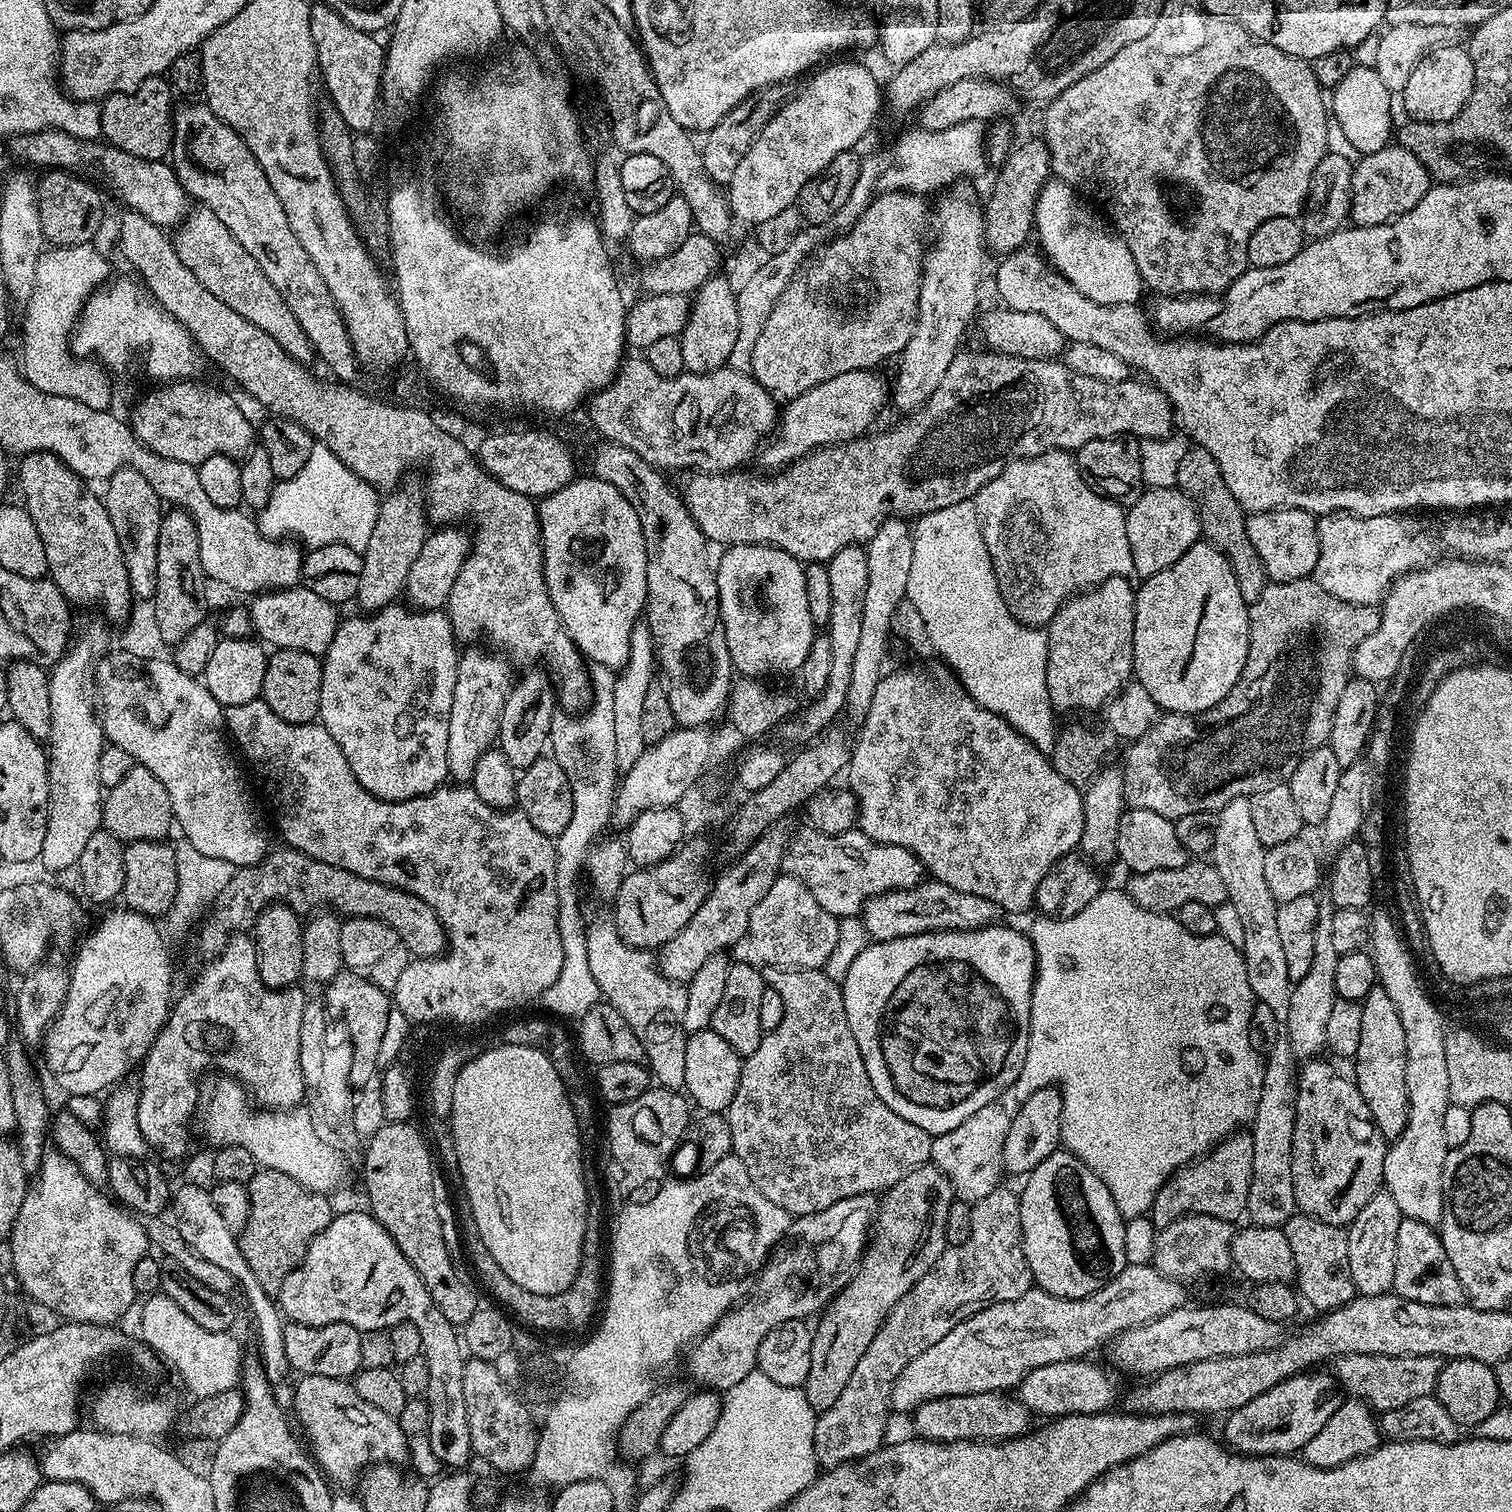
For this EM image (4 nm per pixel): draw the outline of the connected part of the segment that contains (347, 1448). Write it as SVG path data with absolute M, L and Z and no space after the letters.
M301 1375L295 1381L290 1408L291 1411L296 1411L296 1420L300 1423L301 1428L299 1428L299 1431L302 1436L302 1431L304 1431L305 1437L303 1436L303 1439L306 1441L315 1463L333 1485L352 1486L361 1479L362 1473L374 1464L395 1464L400 1466L408 1460L409 1436L402 1430L399 1419L386 1414L383 1410L377 1410L376 1407L368 1405L348 1380Z

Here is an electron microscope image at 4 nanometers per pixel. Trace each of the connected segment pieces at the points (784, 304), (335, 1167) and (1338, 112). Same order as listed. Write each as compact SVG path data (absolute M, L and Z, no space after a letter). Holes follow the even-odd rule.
M887 192L877 196L852 228L833 235L815 253L811 267L782 290L770 310L770 318L766 318L762 326L762 334L758 334L758 342L754 342L750 357L750 374L765 390L777 398L791 398L822 382L830 382L830 378L838 378L838 374L872 370L891 356L892 359L899 357L914 334L918 318L920 274L926 251L924 235L930 232L930 204L928 208L924 200L927 199L918 192ZM863 276L876 287L876 297L865 306L864 312L843 312L828 291L832 284L852 284Z
M224 1078L213 1090L208 1113L204 1116L204 1128L213 1145L246 1146L260 1168L273 1168L282 1174L290 1174L294 1182L309 1192L332 1194L344 1180L343 1158L332 1149L335 1147L329 1141L314 1130L307 1111L257 1110L250 1103L244 1085L235 1078Z
M1353 66L1350 74L1346 74L1346 78L1342 78L1342 82L1338 82L1338 86L1331 89L1330 116L1338 122L1338 126L1342 126L1342 131L1345 132L1346 138L1350 138L1357 153L1377 152L1389 147L1391 140L1388 139L1391 136L1393 139L1394 136L1392 100L1394 94L1386 86L1386 82L1378 78L1375 68Z

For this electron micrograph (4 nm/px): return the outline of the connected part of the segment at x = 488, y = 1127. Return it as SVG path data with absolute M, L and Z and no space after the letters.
M505 1042L498 1043L497 1048L485 1047L464 1067L454 1085L454 1100L450 1124L452 1124L452 1144L456 1147L456 1164L460 1167L460 1180L464 1183L464 1196L472 1207L470 1219L478 1230L482 1242L486 1242L486 1250L494 1257L494 1262L506 1270L522 1290L530 1290L534 1294L558 1294L566 1290L574 1282L580 1269L580 1259L584 1256L583 1236L587 1228L588 1198L584 1185L584 1147L581 1144L581 1135L578 1123L575 1122L572 1097L568 1088L562 1082L554 1062L548 1053L538 1047L530 1045L512 1045Z

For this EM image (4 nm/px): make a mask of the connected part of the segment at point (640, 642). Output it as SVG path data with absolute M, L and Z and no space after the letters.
M637 626L630 634L630 658L616 676L614 686L614 732L616 734L616 767L621 773L628 772L642 758L646 741L642 732L642 716L646 714L646 694L654 682L652 671L657 671L656 645L647 627Z

